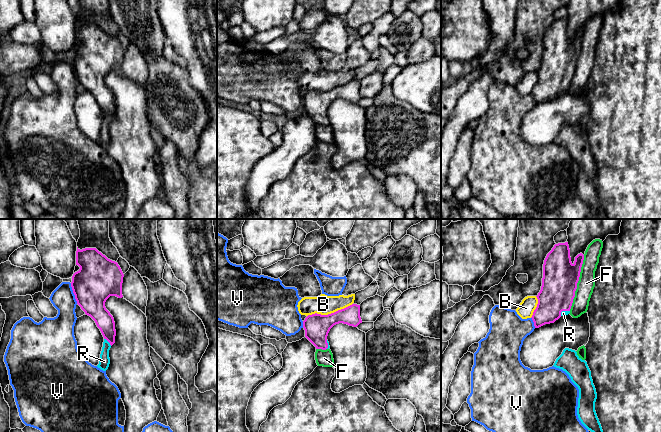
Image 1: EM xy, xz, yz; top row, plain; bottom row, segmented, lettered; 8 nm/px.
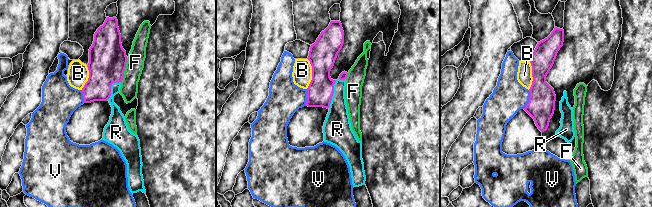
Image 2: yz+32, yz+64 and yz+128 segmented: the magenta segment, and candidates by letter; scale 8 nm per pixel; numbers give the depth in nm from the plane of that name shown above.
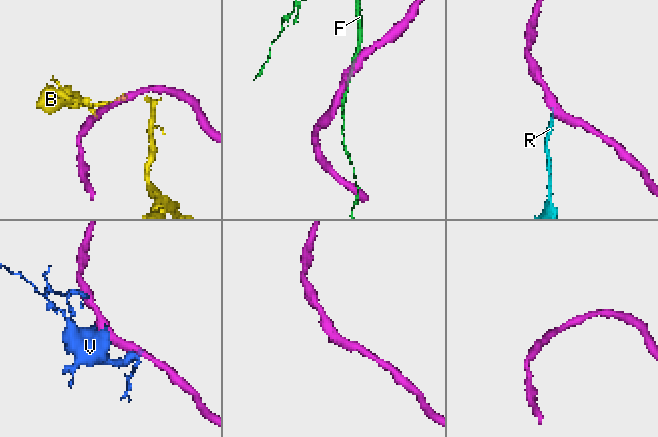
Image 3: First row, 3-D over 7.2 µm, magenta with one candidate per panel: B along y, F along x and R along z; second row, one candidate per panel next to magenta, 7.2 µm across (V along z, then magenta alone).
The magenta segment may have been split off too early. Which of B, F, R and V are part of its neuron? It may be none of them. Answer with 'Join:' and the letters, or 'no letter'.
Join: R

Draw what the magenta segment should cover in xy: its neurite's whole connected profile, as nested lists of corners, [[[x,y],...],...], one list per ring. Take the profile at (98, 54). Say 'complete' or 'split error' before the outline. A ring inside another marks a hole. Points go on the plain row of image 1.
split error | [[[77,23],[76,41],[80,45],[72,52],[71,63],[75,71],[77,80],[90,92],[100,105],[103,113],[103,123],[100,130],[99,140],[97,141],[103,147],[106,147],[110,140],[109,126],[115,119],[115,98],[113,92],[105,83],[105,78],[110,72],[122,74],[122,59],[124,50],[117,38],[108,35],[96,24],[85,24],[80,26]]]

